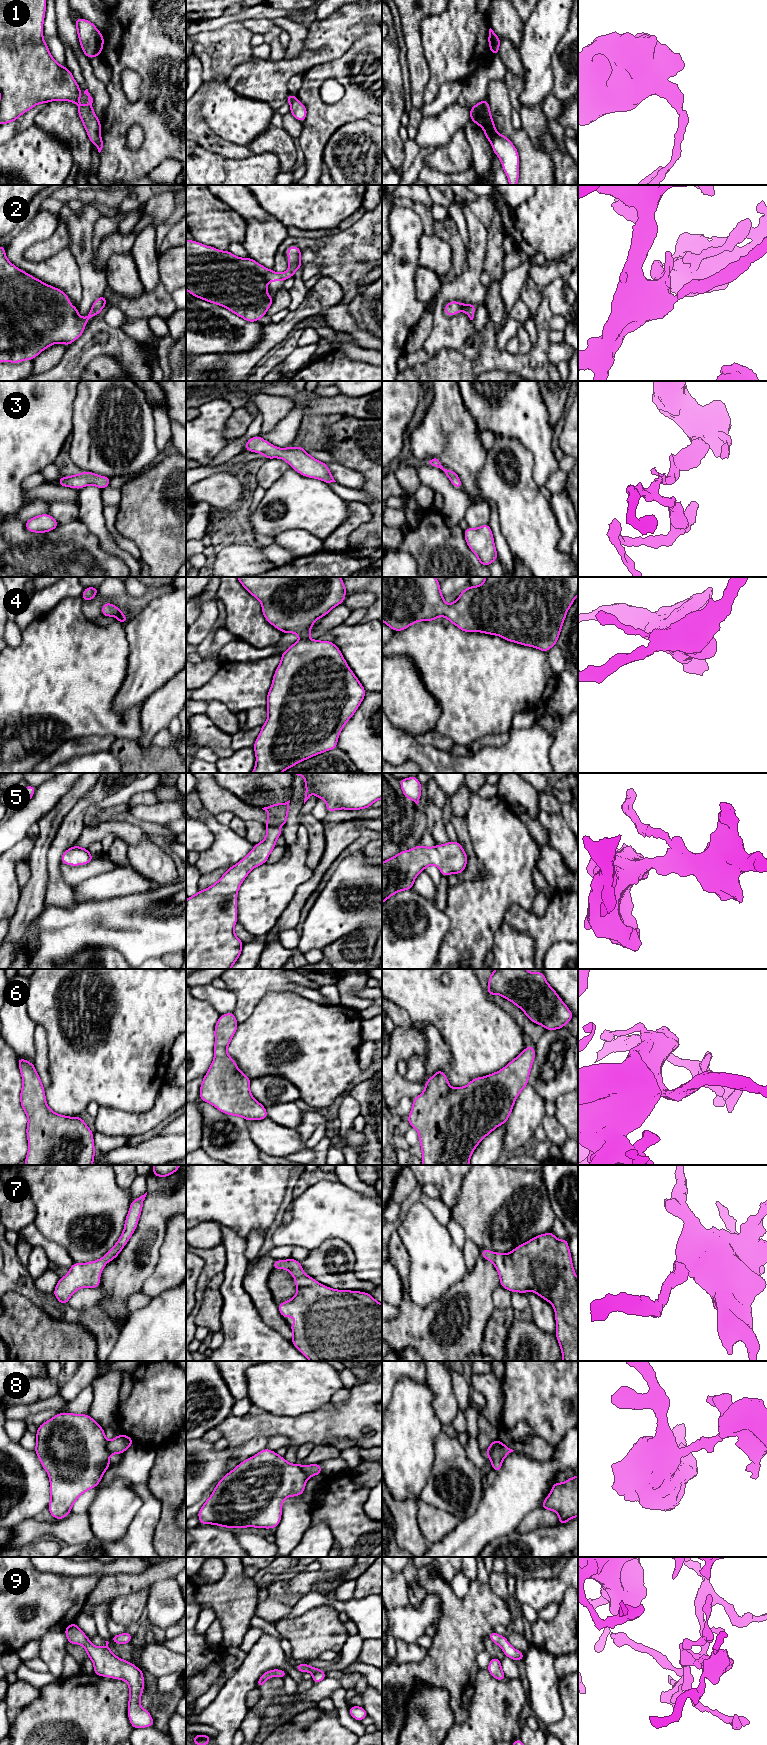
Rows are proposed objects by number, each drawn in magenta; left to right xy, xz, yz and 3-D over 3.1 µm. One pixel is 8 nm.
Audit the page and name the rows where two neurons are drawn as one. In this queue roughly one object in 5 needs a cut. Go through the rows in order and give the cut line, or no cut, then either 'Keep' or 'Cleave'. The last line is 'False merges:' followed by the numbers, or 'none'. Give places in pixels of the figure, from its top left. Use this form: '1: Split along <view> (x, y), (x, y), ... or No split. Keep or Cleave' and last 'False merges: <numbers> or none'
1: Split along yz (497, 134), (491, 142). Cleave
2: No split. Keep
3: No split. Keep
4: No split. Keep
5: No split. Keep
6: No split. Keep
7: No split. Keep
8: Split along yz (493, 1441), (494, 1447), (486, 1454). Cleave
9: No split. Keep
False merges: 1, 8

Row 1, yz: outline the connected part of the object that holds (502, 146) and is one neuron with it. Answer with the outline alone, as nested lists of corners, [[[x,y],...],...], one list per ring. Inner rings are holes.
[[[497,134],[492,142],[493,153],[501,160],[509,185],[517,185],[519,179],[519,154],[514,144],[504,135]]]

